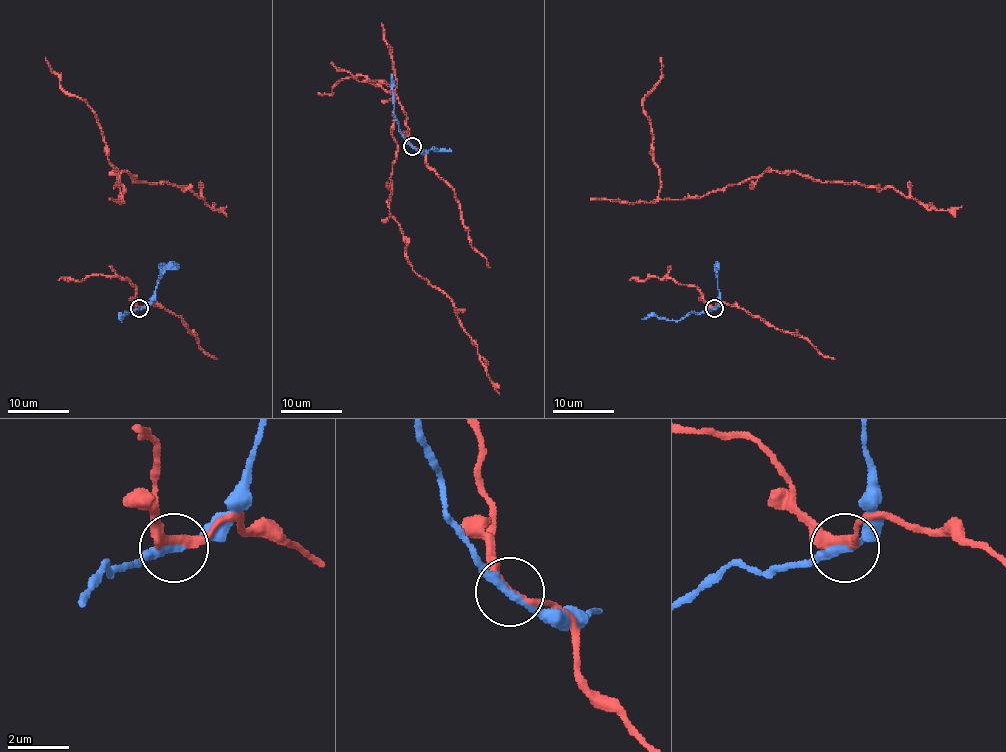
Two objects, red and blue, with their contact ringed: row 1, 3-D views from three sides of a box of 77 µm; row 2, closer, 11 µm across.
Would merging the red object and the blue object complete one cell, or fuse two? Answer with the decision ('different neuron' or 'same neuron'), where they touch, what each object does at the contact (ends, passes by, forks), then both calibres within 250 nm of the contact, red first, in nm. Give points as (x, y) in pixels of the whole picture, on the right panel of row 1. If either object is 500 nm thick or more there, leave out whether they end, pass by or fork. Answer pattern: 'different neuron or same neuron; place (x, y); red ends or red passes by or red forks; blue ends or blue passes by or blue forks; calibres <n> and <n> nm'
same neuron; place (714, 308); red passes by; blue passes by; calibres 260 and 260 nm

